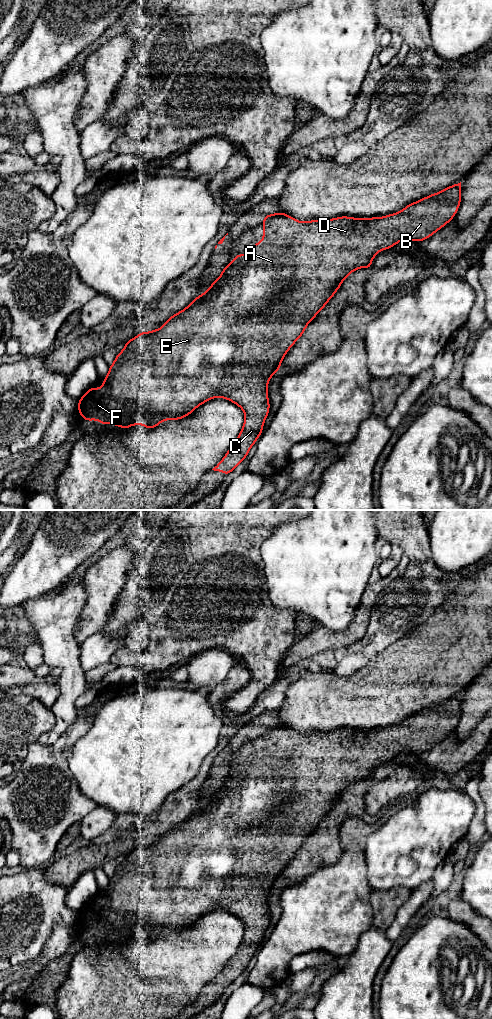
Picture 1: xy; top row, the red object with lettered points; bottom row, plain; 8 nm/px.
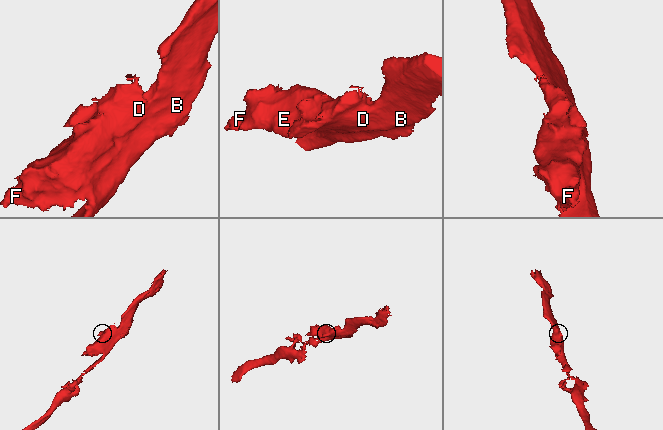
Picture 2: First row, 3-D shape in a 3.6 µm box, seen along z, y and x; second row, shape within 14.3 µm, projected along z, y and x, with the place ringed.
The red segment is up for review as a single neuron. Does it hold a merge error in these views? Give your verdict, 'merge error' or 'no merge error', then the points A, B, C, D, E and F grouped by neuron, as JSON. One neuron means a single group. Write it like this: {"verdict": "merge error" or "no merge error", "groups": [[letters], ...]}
{"verdict": "no merge error", "groups": [["A", "B", "C", "D", "E", "F"]]}

